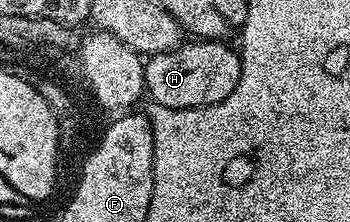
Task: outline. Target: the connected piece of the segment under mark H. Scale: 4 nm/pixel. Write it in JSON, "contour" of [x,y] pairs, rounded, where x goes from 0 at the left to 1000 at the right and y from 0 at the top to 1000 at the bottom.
{"contour":[[[537,180],[500,221],[429,243],[409,311],[417,432],[431,432],[440,468],[486,491],[571,491],[631,464],[666,428],[666,392],[689,356],[680,234],[637,185]]]}

